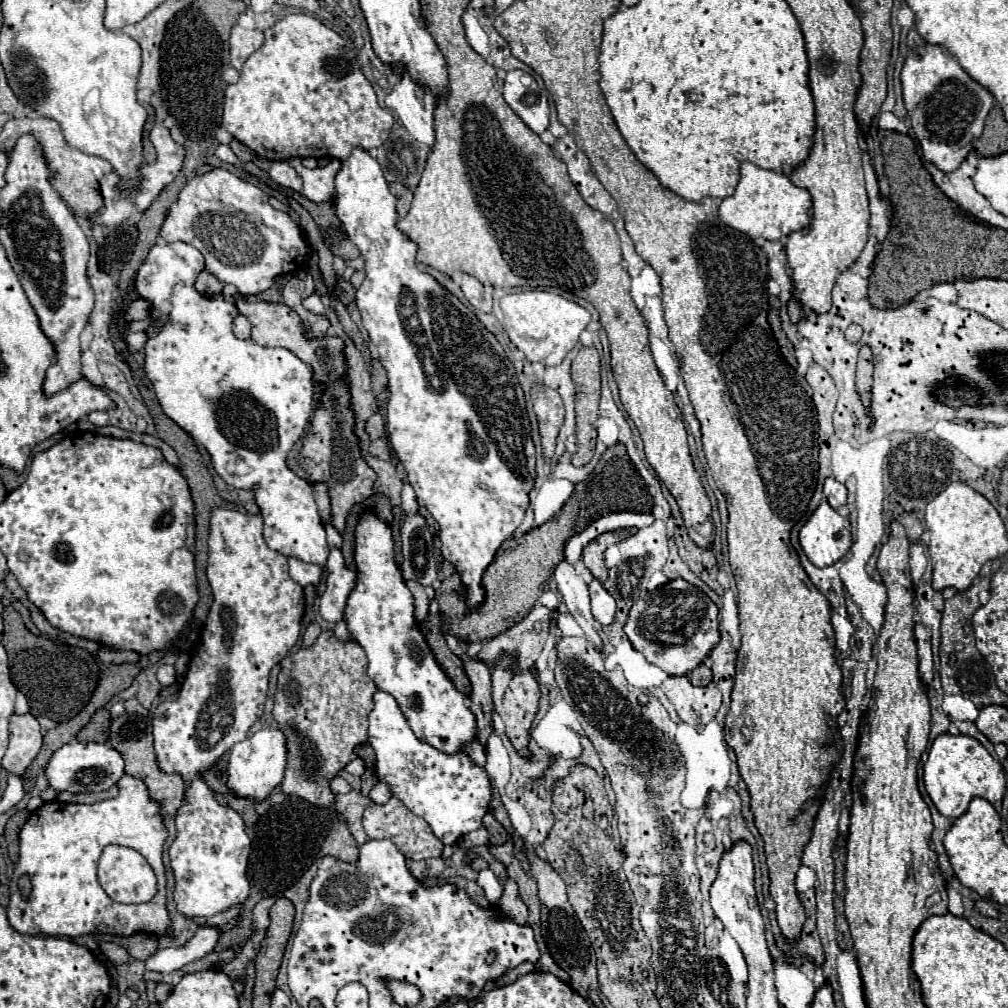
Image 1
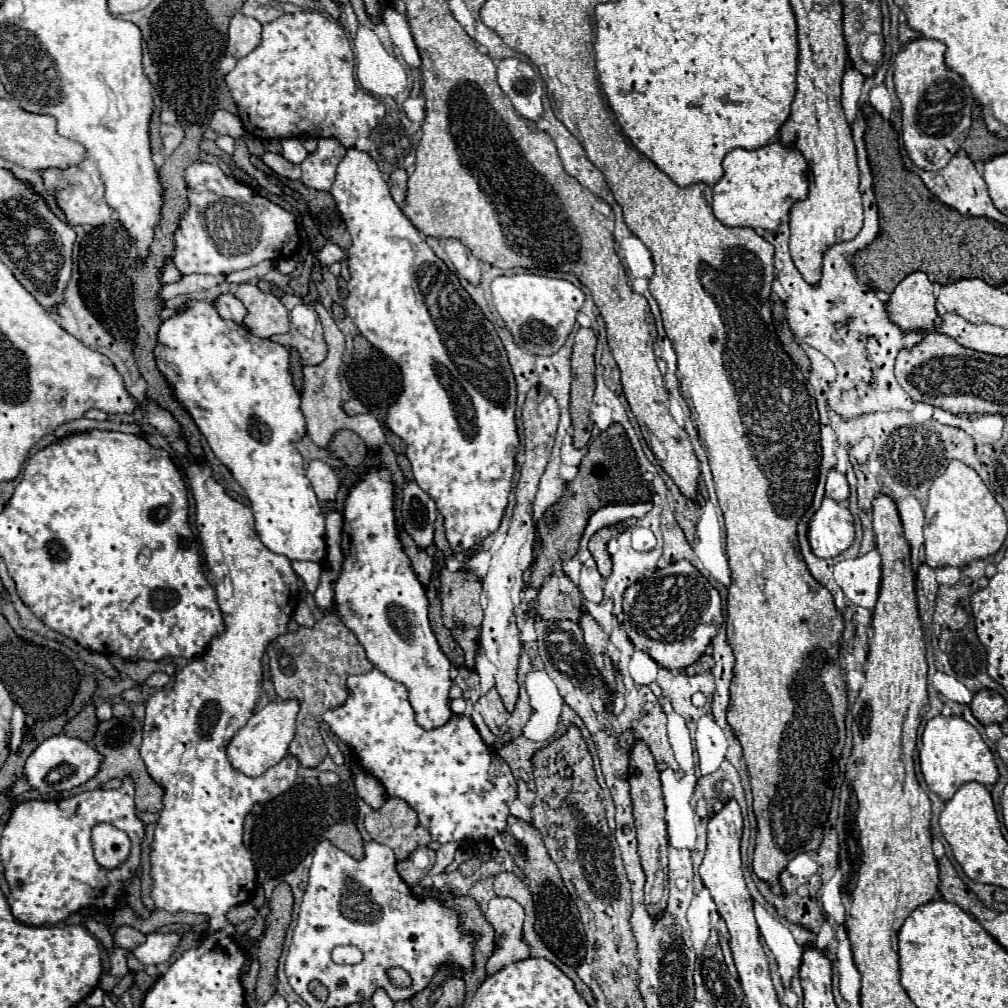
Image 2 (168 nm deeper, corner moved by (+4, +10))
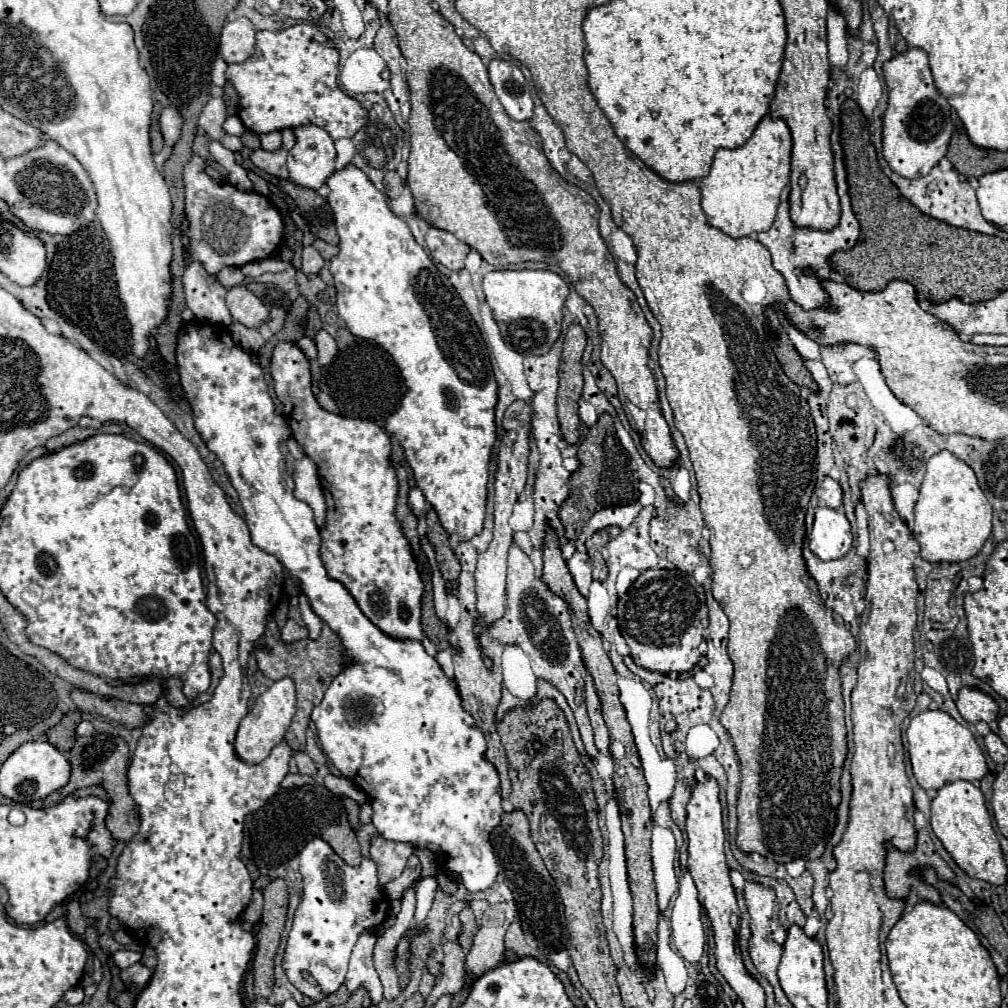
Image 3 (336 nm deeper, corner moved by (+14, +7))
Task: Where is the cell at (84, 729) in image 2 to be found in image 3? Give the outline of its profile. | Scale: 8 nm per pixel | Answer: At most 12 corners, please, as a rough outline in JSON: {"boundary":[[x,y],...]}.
{"boundary":[[79,710],[47,732],[47,740],[61,752],[69,752],[75,740],[75,728],[81,722]]}

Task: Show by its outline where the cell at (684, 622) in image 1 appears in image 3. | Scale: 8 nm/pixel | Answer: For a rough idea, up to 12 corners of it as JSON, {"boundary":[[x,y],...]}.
{"boundary":[[679,568],[645,570],[617,622],[637,666],[687,672],[709,624]]}

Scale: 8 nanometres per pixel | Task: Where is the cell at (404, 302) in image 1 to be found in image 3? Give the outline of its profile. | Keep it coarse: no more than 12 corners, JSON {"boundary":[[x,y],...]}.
{"boundary":[[353,164],[325,184],[339,316],[407,392],[385,430],[447,536],[483,532],[489,350]]}

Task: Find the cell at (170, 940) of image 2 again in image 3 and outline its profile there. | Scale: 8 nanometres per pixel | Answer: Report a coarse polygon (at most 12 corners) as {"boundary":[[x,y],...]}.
{"boundary":[[119,950],[115,964],[123,970],[141,962],[141,952]]}

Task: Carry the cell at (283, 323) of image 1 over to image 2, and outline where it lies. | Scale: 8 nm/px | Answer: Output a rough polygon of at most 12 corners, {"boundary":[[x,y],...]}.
{"boundary":[[243,283],[235,297],[243,325],[267,339],[289,331],[289,313],[275,295]]}

